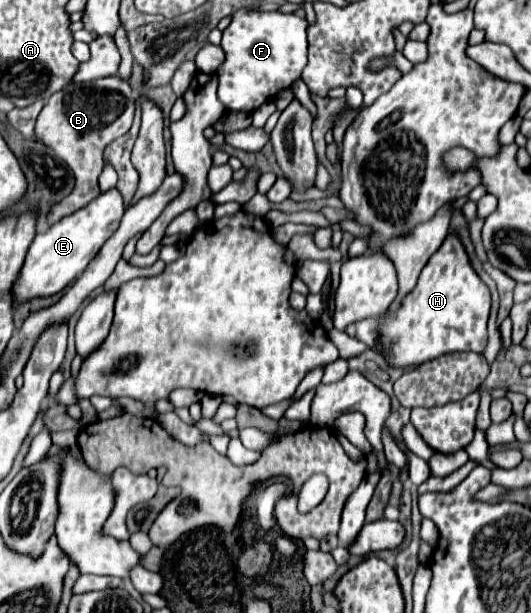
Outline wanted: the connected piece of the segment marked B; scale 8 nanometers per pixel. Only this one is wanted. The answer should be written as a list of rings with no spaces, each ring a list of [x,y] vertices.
[[[118,75],[102,77],[96,81],[70,83],[48,99],[36,121],[36,137],[44,141],[44,145],[54,149],[56,155],[64,159],[76,175],[76,185],[72,193],[64,197],[64,201],[52,205],[52,209],[48,211],[48,225],[54,225],[66,215],[72,215],[74,211],[82,209],[84,205],[88,205],[88,201],[100,195],[98,175],[104,169],[104,147],[116,137],[128,133],[134,119],[134,109],[136,91],[130,87],[128,81],[120,79]]]

